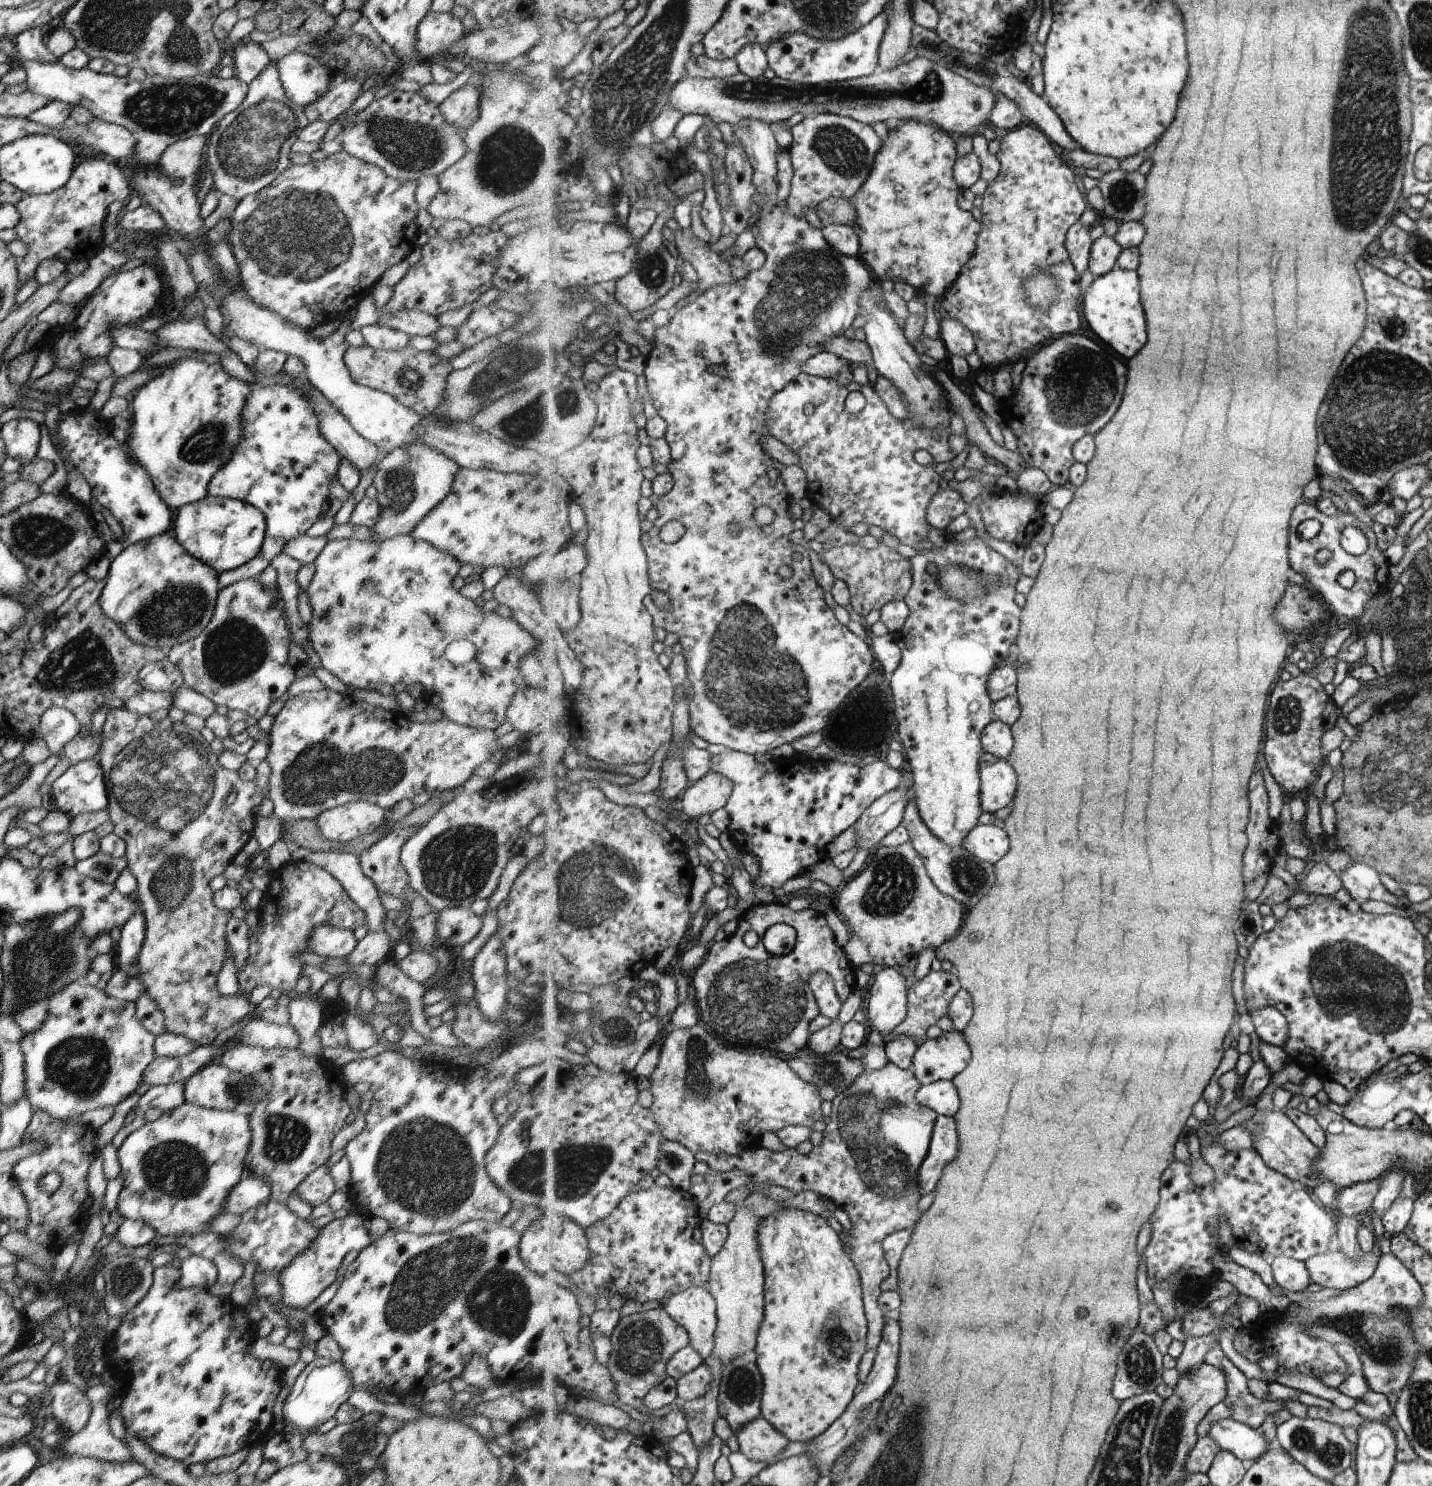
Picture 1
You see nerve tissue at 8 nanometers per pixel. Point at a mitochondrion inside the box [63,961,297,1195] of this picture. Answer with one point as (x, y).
(237, 1089)

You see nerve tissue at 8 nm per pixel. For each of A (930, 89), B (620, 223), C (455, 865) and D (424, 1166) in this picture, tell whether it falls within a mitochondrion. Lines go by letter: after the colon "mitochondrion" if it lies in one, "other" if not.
A: mitochondrion
B: other
C: mitochondrion
D: mitochondrion

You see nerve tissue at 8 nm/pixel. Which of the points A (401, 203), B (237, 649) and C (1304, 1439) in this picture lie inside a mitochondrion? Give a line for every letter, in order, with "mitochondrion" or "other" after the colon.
A: other
B: mitochondrion
C: mitochondrion

